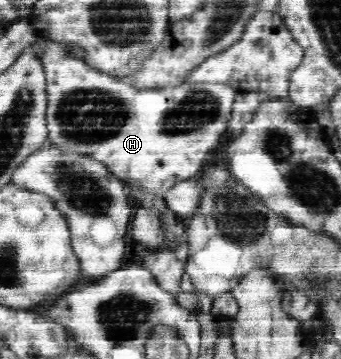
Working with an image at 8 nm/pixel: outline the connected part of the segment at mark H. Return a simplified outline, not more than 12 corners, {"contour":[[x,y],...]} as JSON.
{"contour":[[42,63],[49,143],[166,192],[227,131],[238,87],[133,89]]}

